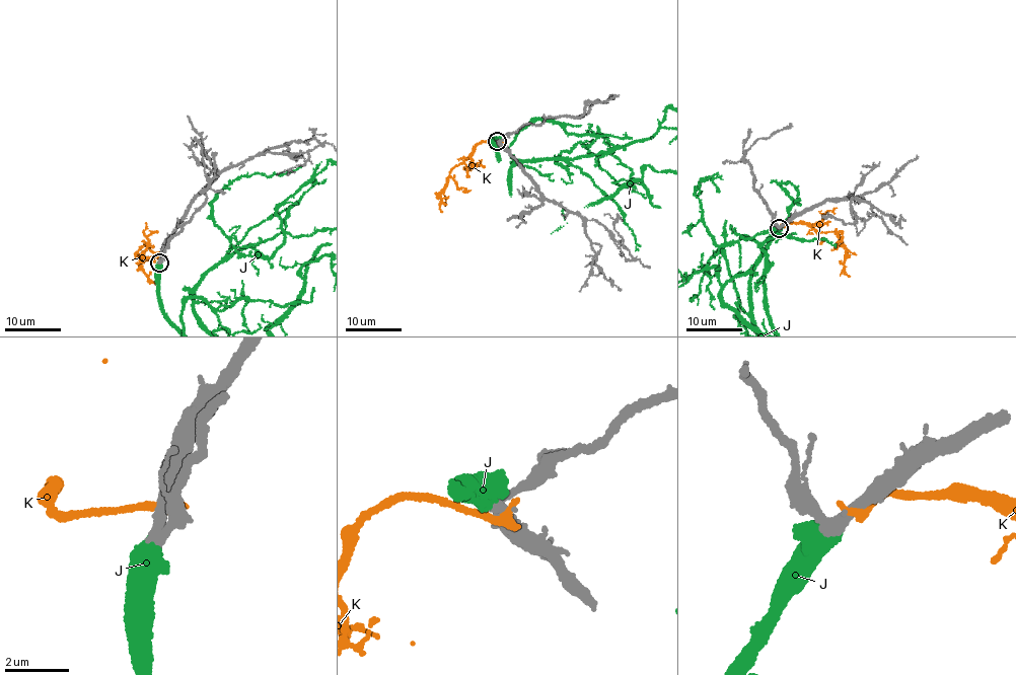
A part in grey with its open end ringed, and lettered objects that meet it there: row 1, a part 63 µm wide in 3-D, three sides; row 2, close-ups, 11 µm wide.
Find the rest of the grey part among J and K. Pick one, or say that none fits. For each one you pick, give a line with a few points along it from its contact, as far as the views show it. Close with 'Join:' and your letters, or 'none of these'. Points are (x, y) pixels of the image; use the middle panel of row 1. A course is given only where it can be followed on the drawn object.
Join: J

